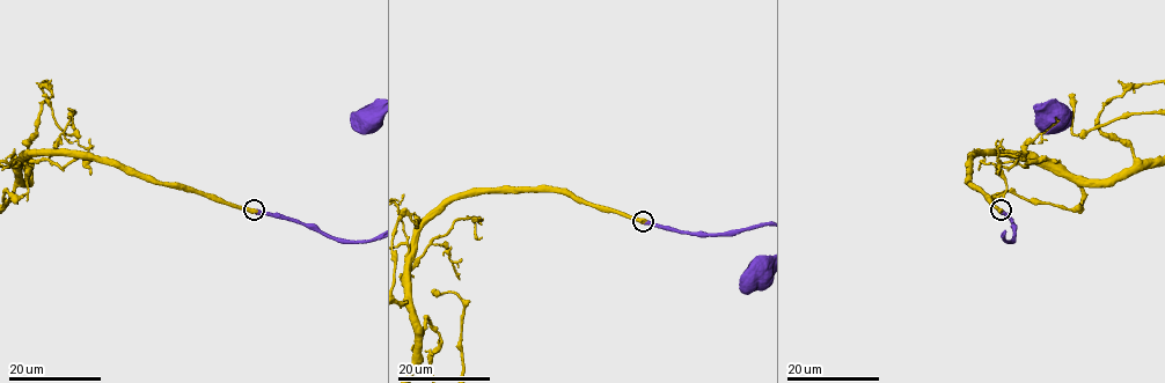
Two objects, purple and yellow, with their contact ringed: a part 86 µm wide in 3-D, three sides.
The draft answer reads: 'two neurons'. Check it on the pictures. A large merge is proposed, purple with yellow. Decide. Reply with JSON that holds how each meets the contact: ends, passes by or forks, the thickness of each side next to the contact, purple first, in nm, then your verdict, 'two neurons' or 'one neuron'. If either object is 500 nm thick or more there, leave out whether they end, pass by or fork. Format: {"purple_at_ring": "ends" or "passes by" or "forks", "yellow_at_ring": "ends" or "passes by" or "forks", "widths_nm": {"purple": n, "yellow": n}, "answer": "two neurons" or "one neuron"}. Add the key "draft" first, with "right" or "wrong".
{"draft": "wrong", "widths_nm": {"purple": 500, "yellow": 700}, "answer": "one neuron"}

